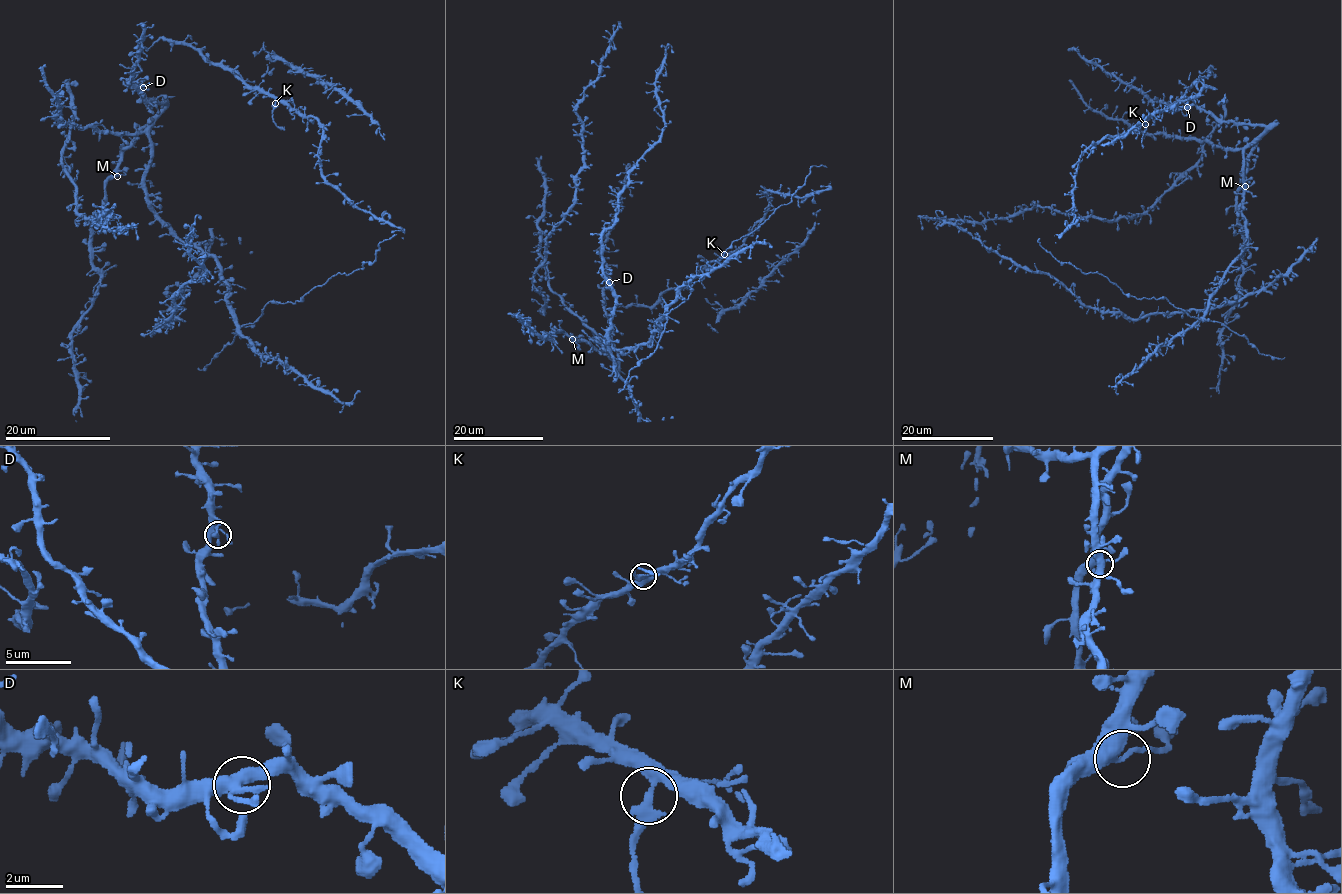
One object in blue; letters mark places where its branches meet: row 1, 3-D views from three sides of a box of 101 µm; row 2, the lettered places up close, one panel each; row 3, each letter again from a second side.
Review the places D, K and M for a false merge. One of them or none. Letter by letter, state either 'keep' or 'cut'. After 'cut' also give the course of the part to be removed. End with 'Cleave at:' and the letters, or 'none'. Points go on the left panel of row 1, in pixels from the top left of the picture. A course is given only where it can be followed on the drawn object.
D: keep
K: cut | (275, 103), (274, 122), (284, 130)
M: keep
Cleave at: K

